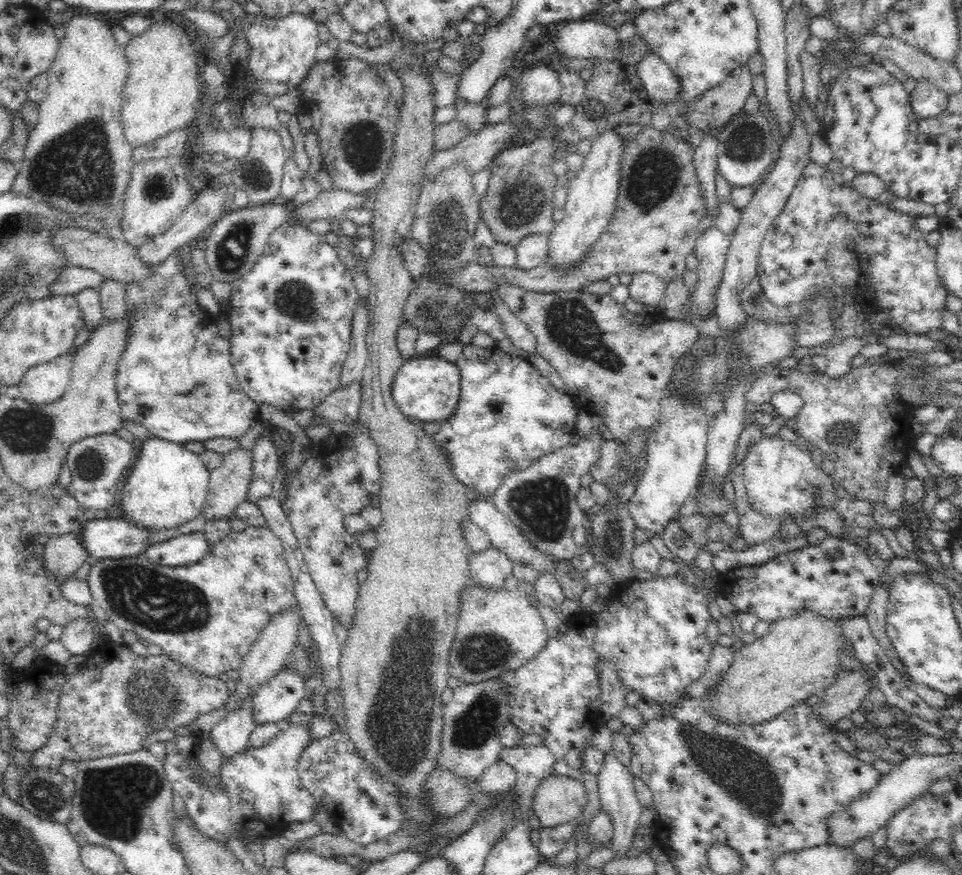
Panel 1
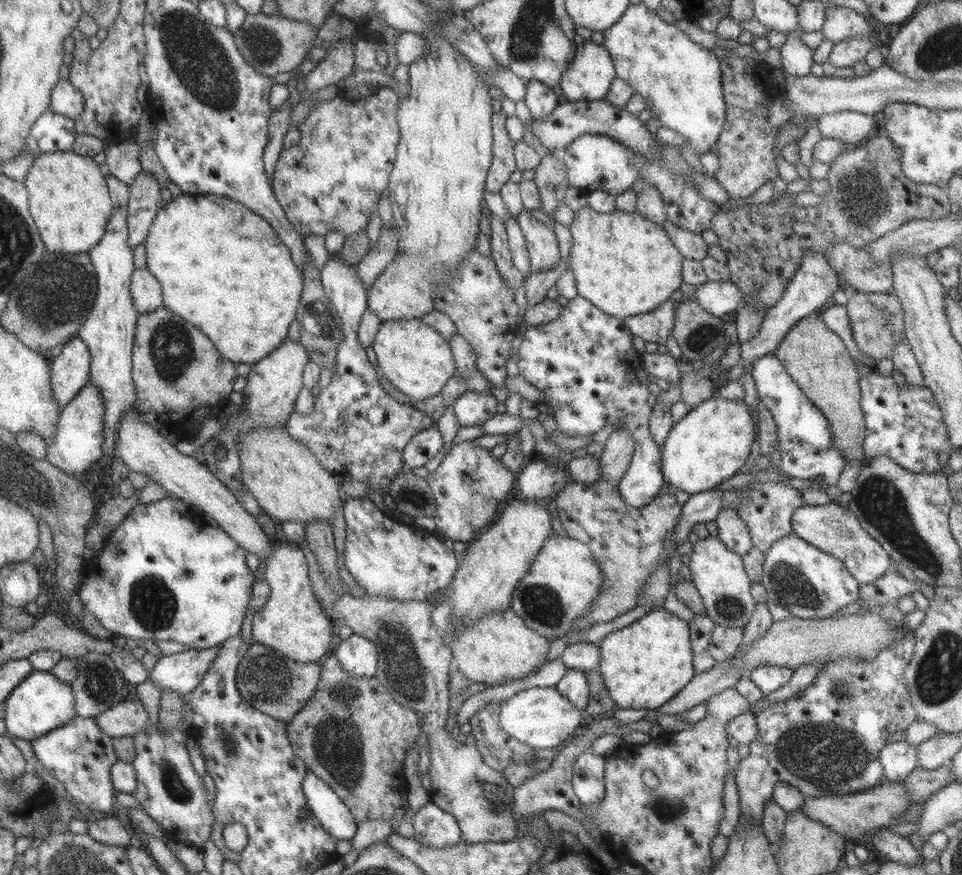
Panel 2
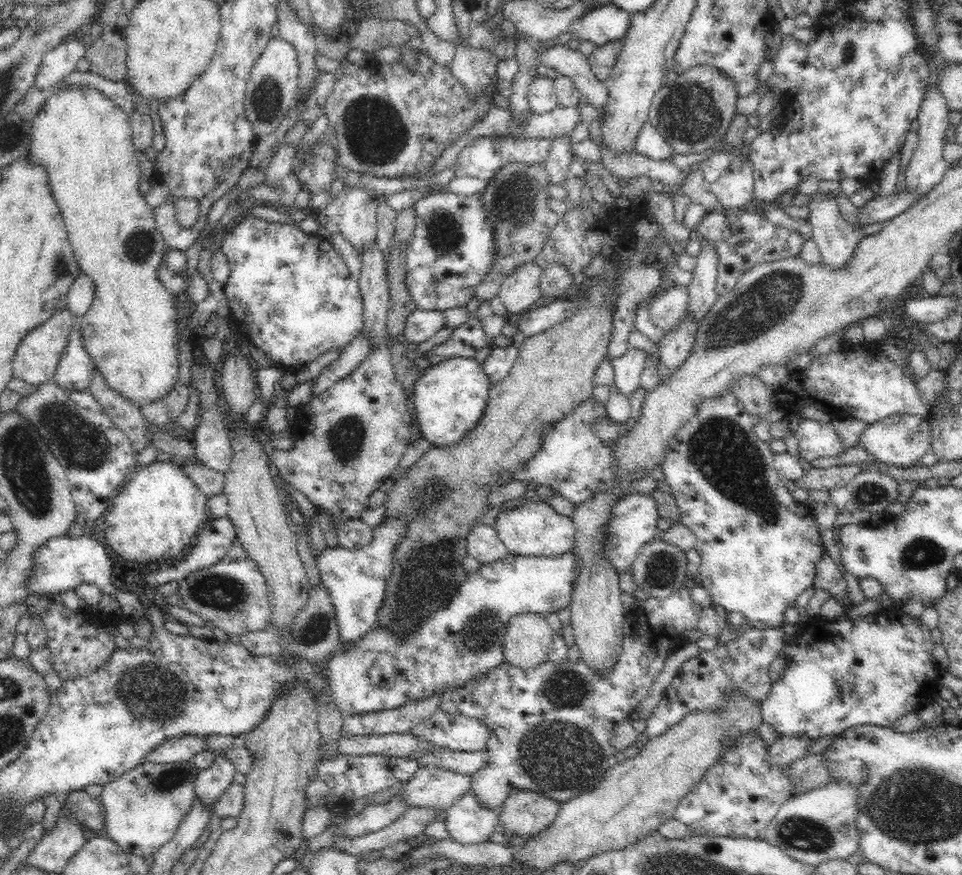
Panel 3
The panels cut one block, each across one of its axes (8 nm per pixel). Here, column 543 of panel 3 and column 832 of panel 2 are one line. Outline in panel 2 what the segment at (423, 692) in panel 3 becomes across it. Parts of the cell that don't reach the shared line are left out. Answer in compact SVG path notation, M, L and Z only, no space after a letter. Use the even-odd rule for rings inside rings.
M793 533L771 543L769 550L764 552L760 583L765 588L766 599L790 611L795 618L829 617L859 598L858 582L838 558L825 554Z

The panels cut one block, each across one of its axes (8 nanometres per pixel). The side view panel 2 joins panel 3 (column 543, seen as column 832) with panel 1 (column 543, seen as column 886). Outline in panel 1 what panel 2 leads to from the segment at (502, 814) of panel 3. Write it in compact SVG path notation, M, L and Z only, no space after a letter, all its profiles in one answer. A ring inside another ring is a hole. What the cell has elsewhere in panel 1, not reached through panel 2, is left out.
M554 774L536 787L532 808L541 826L552 828L581 817L587 803L582 778Z

